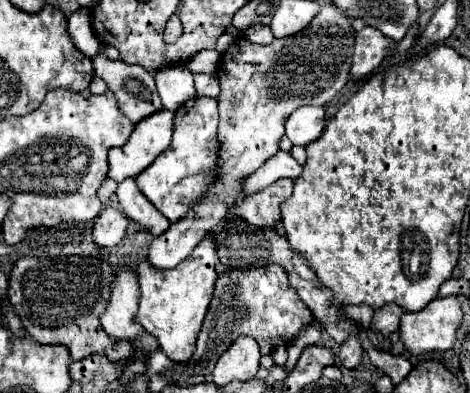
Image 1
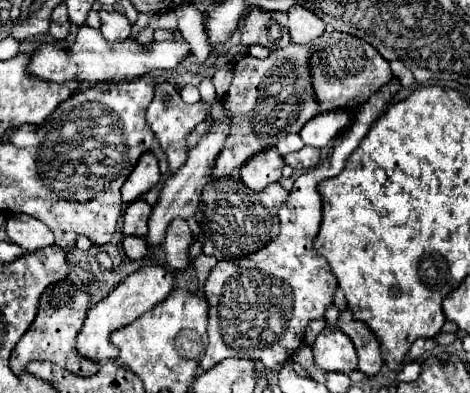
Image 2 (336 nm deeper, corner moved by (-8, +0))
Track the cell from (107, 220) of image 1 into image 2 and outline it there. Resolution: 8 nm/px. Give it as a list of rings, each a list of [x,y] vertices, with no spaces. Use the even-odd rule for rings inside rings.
[[[124,237],[122,249],[124,249],[124,255],[132,261],[144,259],[148,255],[148,243],[142,237]]]

